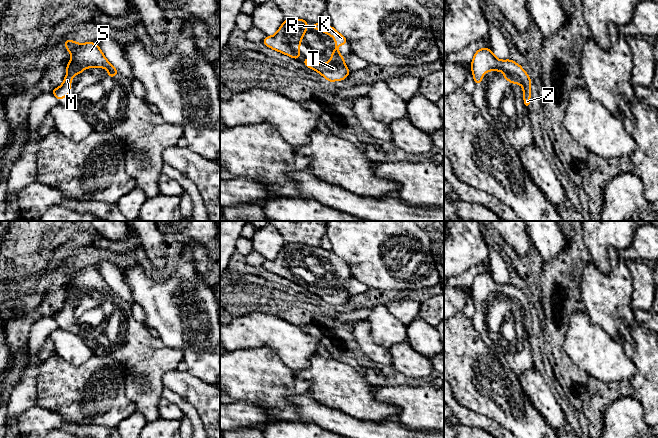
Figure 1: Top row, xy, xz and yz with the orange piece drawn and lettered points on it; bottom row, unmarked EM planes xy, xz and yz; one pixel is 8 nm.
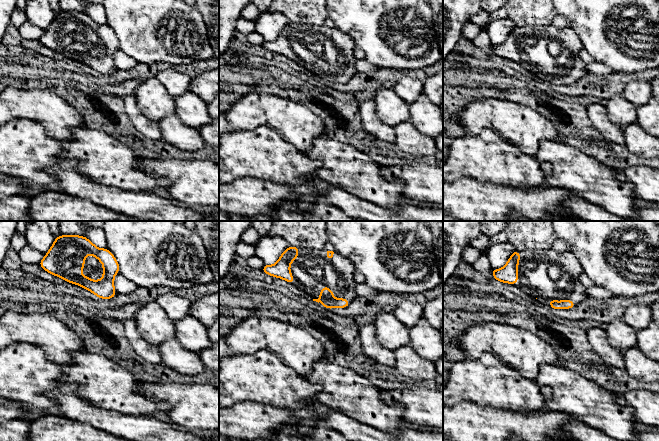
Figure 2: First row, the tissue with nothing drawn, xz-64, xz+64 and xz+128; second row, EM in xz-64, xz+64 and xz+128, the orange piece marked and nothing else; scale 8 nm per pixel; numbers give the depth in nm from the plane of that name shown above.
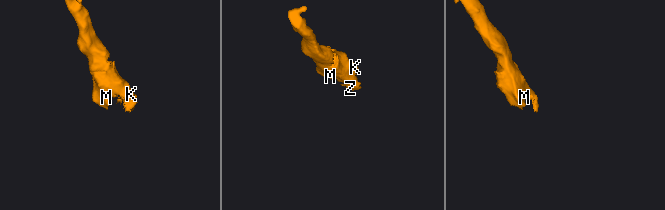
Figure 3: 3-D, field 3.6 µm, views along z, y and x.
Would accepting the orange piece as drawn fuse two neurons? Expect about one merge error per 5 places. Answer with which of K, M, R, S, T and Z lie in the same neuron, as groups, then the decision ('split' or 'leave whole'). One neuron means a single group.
K M R S T Z | leave whole

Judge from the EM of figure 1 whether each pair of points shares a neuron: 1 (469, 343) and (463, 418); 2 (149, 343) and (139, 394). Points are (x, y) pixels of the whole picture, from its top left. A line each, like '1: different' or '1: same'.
1: different
2: same

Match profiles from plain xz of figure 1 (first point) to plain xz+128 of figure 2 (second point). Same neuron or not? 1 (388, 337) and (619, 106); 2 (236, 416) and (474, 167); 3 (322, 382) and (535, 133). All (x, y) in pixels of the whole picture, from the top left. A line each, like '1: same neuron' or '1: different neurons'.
1: same neuron
2: different neurons
3: different neurons

